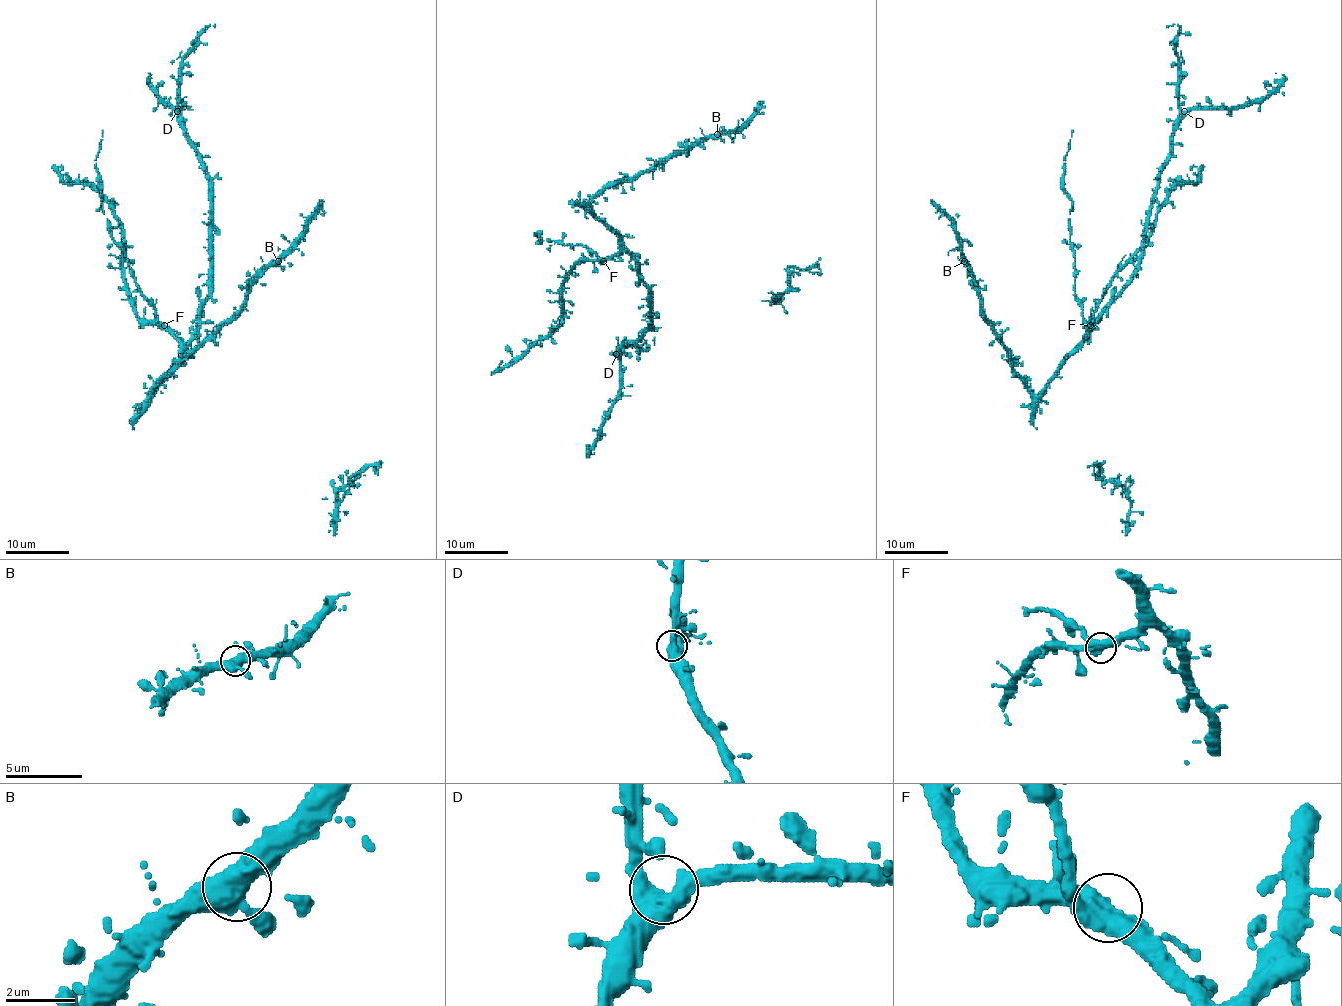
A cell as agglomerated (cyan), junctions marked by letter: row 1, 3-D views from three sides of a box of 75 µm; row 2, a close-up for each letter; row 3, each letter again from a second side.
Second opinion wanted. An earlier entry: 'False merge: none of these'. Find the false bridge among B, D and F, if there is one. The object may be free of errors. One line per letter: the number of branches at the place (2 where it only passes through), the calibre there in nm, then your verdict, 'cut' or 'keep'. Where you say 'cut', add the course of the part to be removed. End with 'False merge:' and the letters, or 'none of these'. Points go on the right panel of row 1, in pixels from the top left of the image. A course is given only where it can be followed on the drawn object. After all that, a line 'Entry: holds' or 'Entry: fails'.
B: 3 | 480 nm | keep
D: 3 | 440 nm | keep
F: 3 | 500 nm | keep
False merge: none of these
Entry: holds

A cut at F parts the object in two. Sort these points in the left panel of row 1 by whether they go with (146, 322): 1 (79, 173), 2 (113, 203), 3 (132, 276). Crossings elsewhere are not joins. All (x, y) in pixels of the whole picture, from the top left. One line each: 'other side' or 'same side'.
1: same side
2: same side
3: other side

